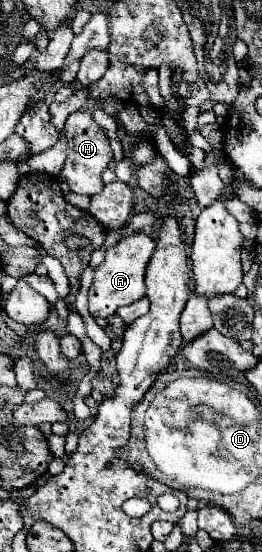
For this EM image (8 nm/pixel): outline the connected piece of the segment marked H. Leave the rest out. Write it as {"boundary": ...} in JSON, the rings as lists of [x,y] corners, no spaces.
{"boundary":[[[83,111],[71,113],[67,117],[65,131],[67,131],[67,159],[65,159],[65,165],[59,173],[59,177],[67,181],[67,185],[73,193],[93,197],[93,195],[101,193],[101,189],[103,189],[101,173],[107,169],[109,161],[113,159],[113,151],[111,151],[107,133],[93,119],[87,119],[87,113],[83,113]]]}

